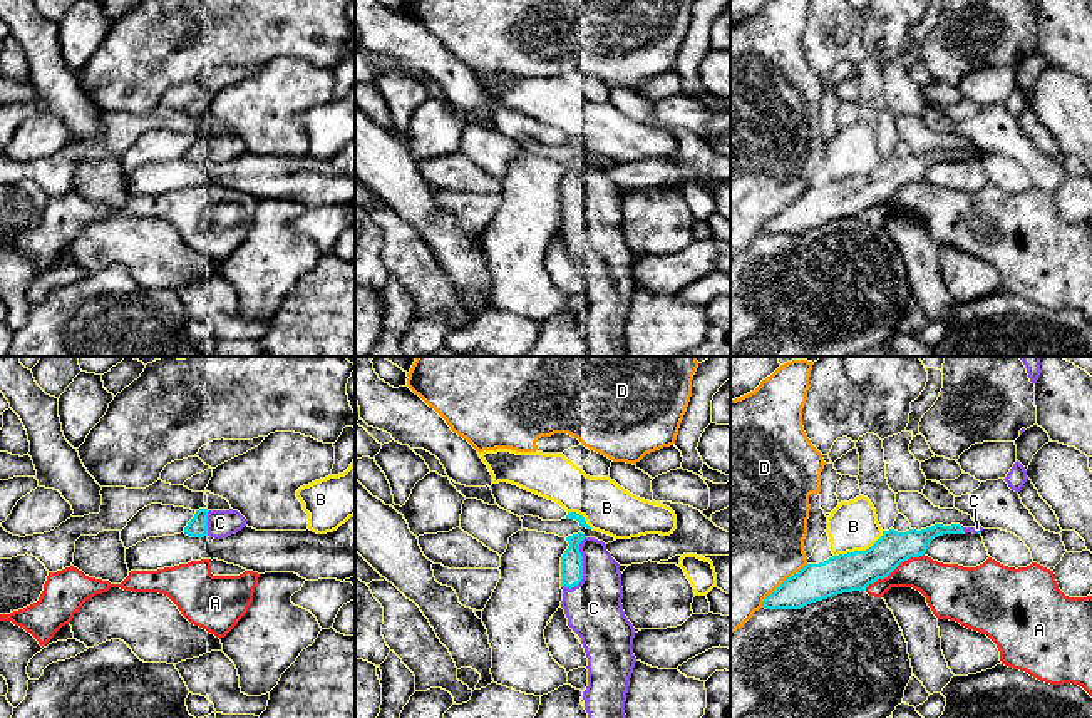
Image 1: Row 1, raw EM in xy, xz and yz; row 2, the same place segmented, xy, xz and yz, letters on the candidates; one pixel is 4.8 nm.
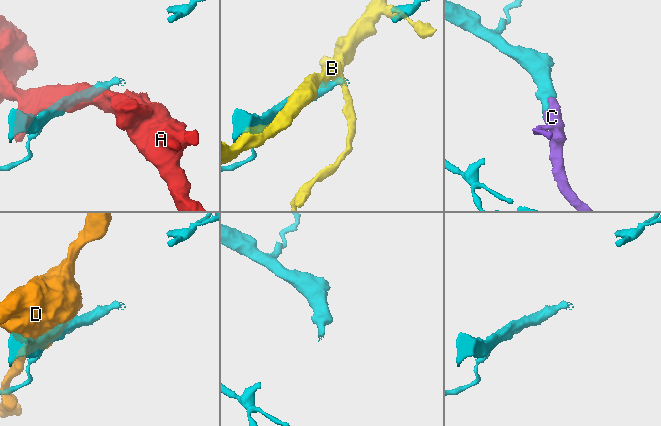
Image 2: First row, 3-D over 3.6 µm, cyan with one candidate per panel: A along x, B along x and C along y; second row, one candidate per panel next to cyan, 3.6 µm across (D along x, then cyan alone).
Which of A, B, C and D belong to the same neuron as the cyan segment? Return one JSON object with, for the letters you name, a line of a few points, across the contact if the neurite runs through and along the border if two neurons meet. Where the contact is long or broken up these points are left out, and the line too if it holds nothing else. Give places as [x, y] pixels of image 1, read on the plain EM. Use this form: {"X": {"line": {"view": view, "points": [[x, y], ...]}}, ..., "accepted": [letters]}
{"accepted": ["C"]}

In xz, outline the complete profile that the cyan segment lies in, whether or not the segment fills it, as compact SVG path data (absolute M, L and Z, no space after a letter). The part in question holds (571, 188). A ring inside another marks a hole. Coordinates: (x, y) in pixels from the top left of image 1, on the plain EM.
M583 157L566 162L561 233L588 283L583 316L588 356L628 356L625 326L636 288L635 253L623 236L620 189L606 169Z

